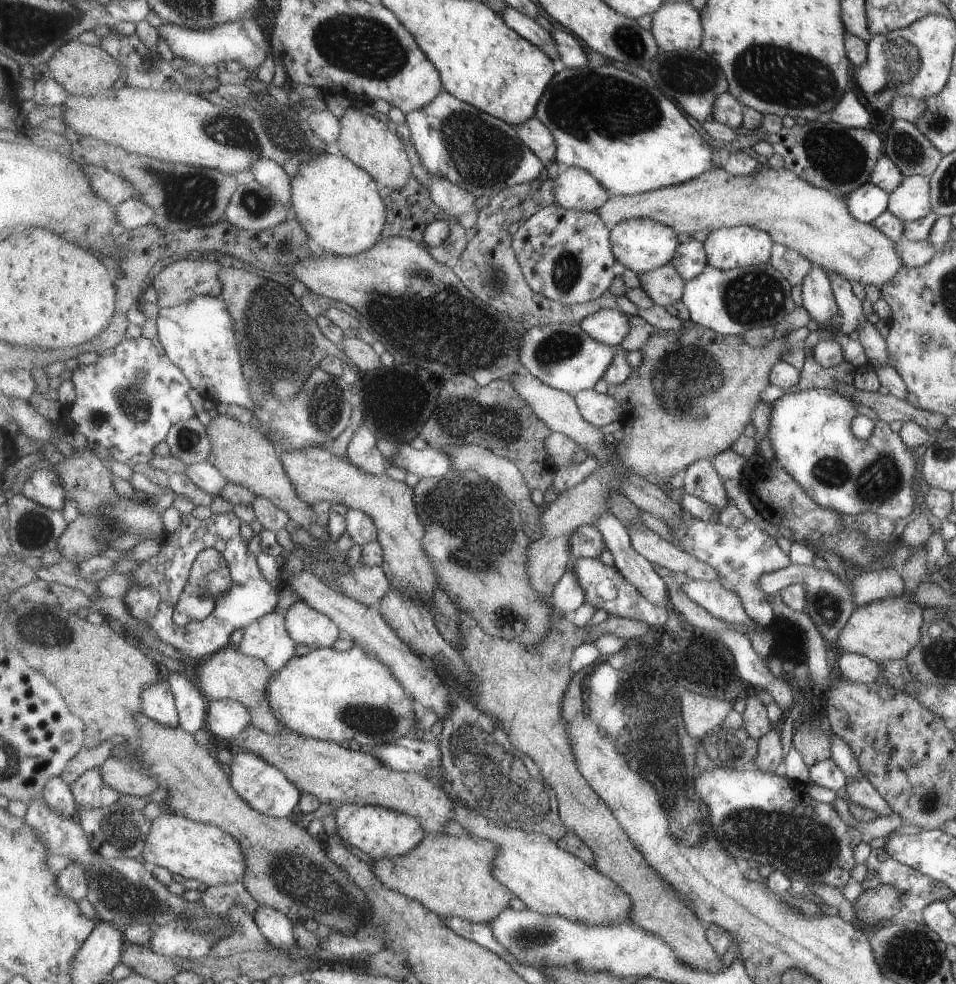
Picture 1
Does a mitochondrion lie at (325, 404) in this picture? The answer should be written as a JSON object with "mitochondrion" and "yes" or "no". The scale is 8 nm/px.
{"mitochondrion":"yes"}

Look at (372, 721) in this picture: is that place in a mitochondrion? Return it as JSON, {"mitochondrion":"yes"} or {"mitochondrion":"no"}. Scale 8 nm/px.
{"mitochondrion":"yes"}

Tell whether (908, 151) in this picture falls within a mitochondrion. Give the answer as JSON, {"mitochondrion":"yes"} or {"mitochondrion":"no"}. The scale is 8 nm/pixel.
{"mitochondrion":"yes"}

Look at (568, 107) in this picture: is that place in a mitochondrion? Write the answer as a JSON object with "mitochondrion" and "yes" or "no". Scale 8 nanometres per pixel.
{"mitochondrion":"yes"}

